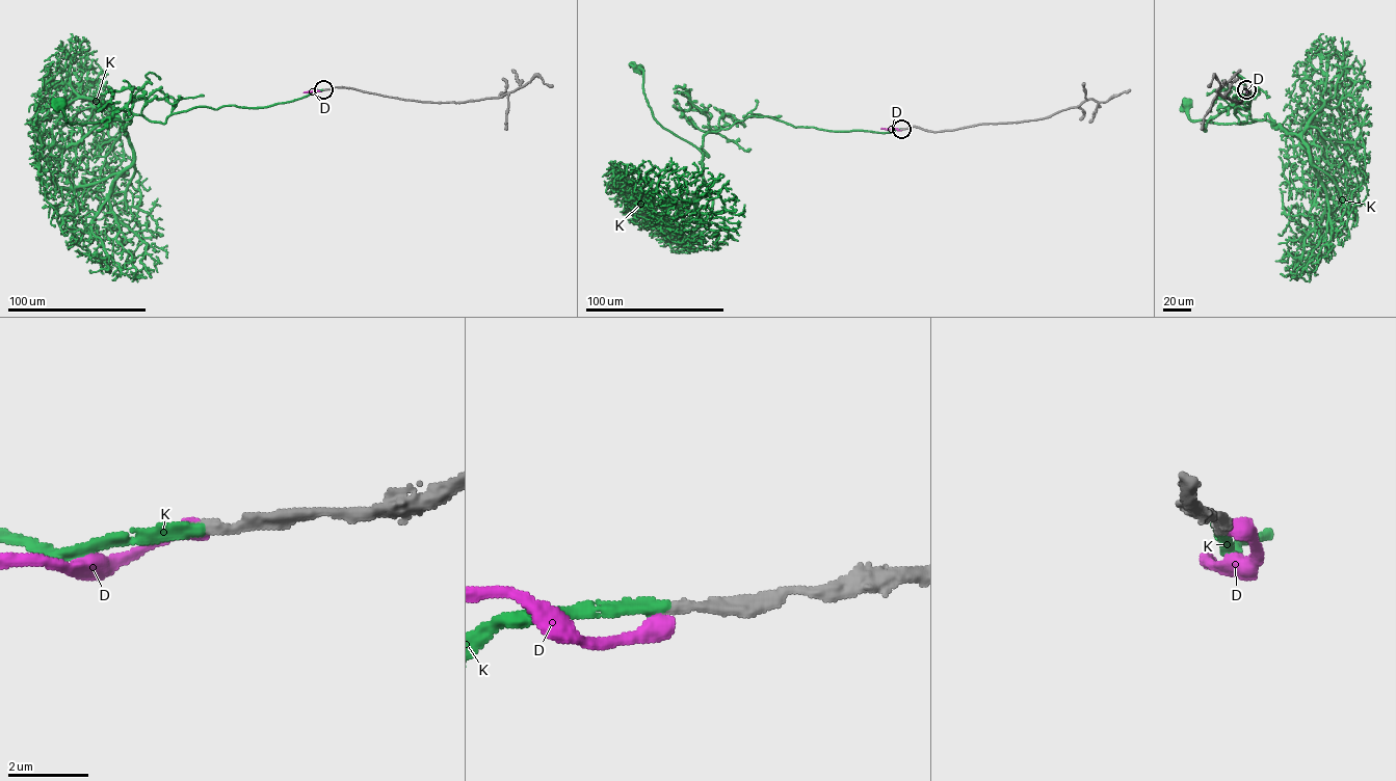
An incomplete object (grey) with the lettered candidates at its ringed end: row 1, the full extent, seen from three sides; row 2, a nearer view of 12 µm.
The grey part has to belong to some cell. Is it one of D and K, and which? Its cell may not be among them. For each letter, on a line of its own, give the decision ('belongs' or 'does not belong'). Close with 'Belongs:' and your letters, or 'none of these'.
D: does not belong
K: belongs
Belongs: K

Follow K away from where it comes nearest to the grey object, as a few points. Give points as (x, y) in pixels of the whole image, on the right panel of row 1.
K: (1247, 89), (1249, 107), (1234, 108), (1238, 124), (1266, 114), (1272, 125), (1191, 120), (1185, 103)

